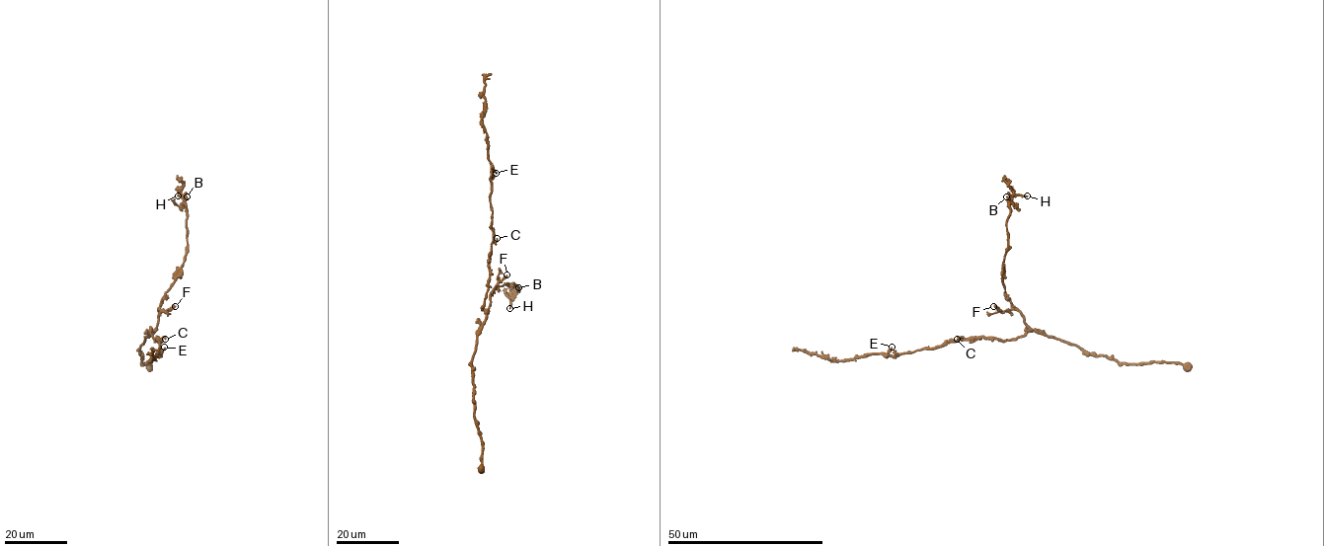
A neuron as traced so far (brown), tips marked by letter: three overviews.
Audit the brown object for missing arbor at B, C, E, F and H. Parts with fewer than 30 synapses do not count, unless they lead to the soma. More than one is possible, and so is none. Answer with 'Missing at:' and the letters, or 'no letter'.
Missing at: no letter

